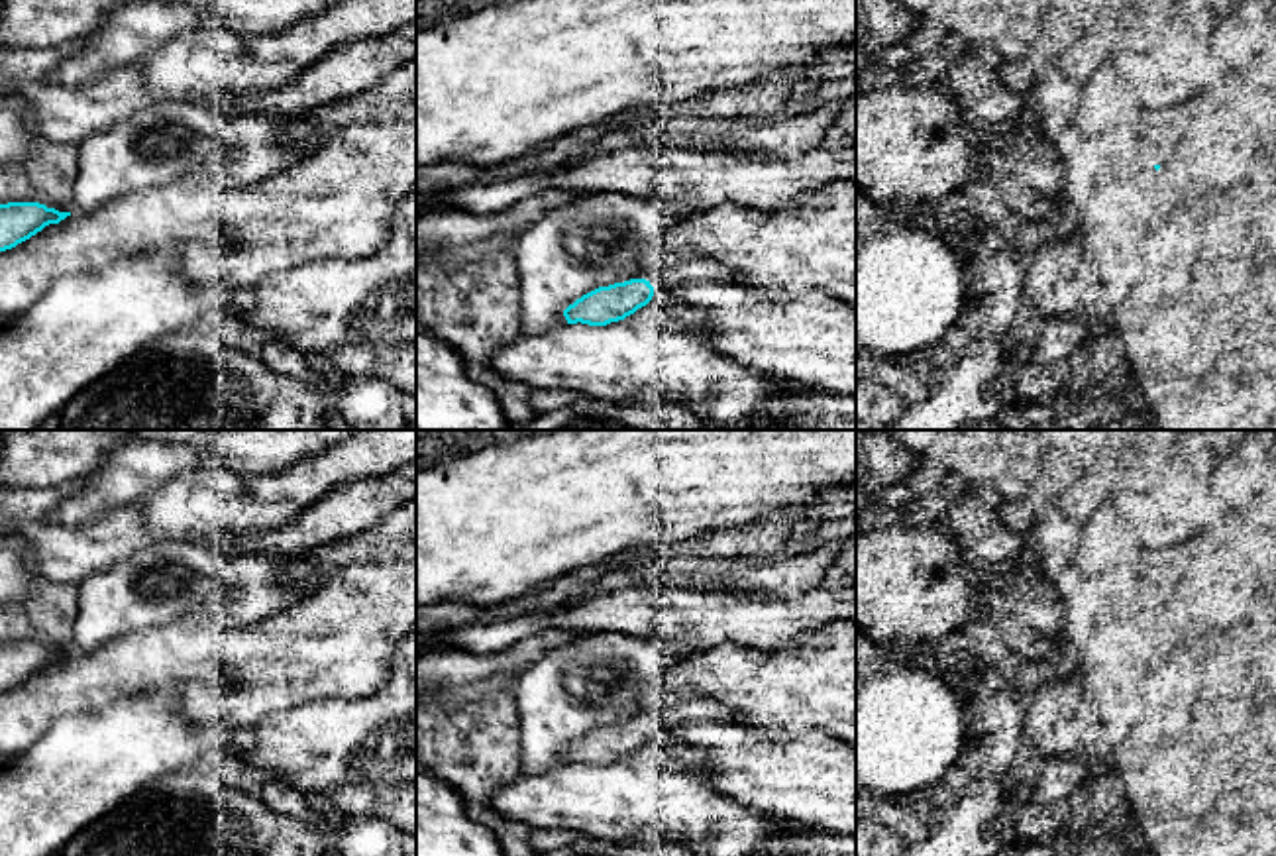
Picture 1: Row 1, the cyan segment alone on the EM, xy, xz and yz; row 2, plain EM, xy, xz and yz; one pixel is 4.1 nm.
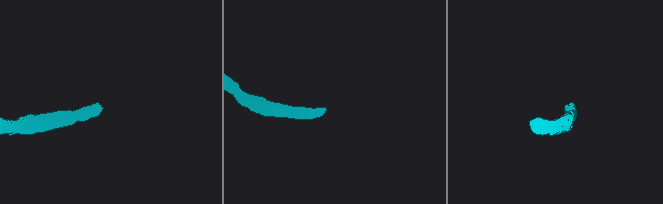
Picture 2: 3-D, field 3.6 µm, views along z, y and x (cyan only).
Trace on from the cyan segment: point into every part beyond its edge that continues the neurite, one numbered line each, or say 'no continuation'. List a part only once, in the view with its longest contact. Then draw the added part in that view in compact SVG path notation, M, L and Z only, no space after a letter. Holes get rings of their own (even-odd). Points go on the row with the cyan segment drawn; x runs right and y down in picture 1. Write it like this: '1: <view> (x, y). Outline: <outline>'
1: xz (695, 271). Outline: M691 259L671 273L650 279L650 285L658 294L667 294L669 291L687 285L707 285L707 283L744 285L744 281L738 275L732 275L728 269L720 265L705 263L703 259Z

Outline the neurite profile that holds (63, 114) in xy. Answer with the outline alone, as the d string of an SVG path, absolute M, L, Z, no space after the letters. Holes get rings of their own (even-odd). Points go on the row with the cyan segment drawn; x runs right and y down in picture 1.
M135 67L108 71L84 86L24 82L10 96L26 104L26 122L43 139L75 145L149 104L167 100L143 82Z

